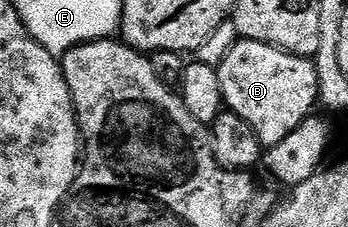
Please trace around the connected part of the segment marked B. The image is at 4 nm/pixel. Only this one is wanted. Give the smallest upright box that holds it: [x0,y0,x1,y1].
[216,39,318,146]

